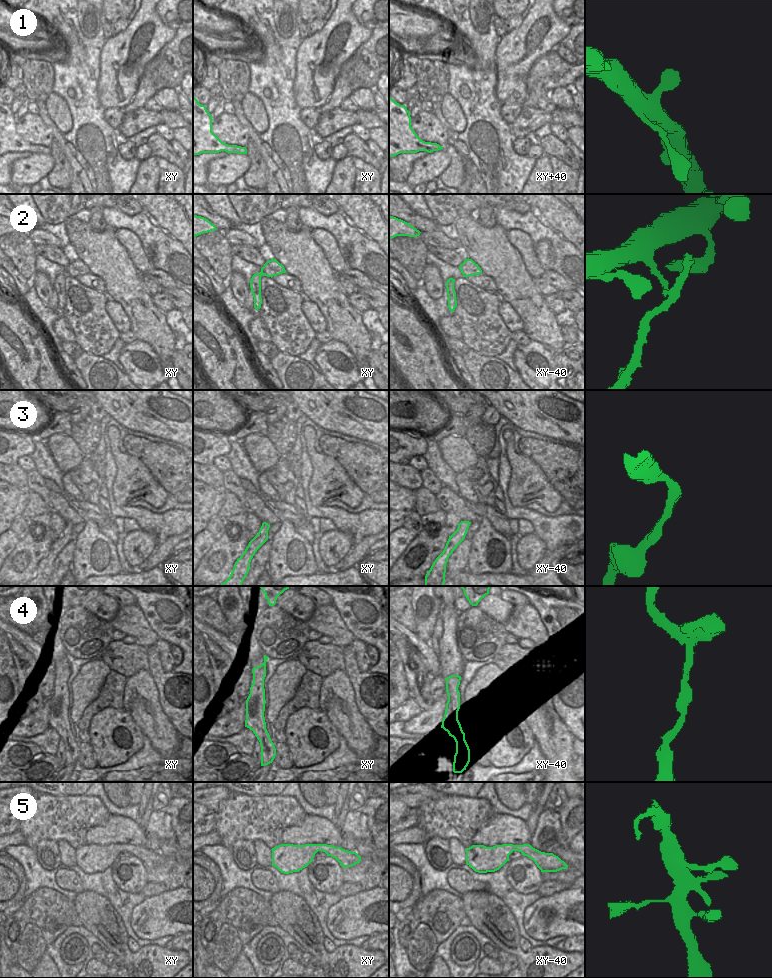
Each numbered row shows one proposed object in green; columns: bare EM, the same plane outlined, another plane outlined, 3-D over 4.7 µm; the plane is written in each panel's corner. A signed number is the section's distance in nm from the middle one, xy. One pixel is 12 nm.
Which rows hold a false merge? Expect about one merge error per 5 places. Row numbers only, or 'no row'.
2

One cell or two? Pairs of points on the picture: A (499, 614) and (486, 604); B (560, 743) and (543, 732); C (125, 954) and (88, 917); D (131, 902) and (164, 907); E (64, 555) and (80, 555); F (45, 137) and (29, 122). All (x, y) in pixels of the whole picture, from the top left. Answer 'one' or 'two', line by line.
A: one
B: one
C: one
D: two
E: two
F: one

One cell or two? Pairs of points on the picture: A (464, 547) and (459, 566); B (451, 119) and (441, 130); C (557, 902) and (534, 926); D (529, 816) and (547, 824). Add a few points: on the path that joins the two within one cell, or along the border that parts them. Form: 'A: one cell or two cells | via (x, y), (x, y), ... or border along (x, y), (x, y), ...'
A: one cell | via (462, 552), (459, 561)
B: two cells | border along (447, 123), (447, 127), (451, 132)
C: one cell | via (548, 905), (542, 906), (538, 910), (538, 917)
D: two cells | border along (544, 808), (538, 817), (537, 825), (532, 833)

